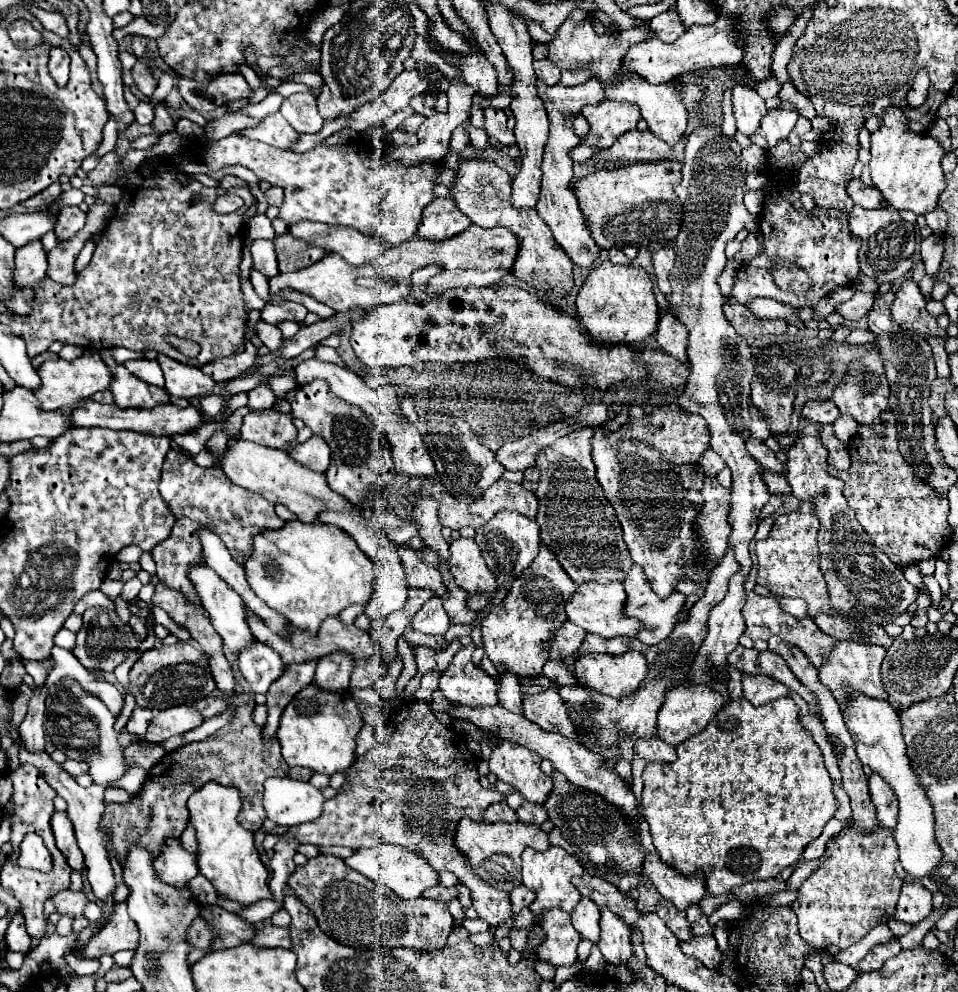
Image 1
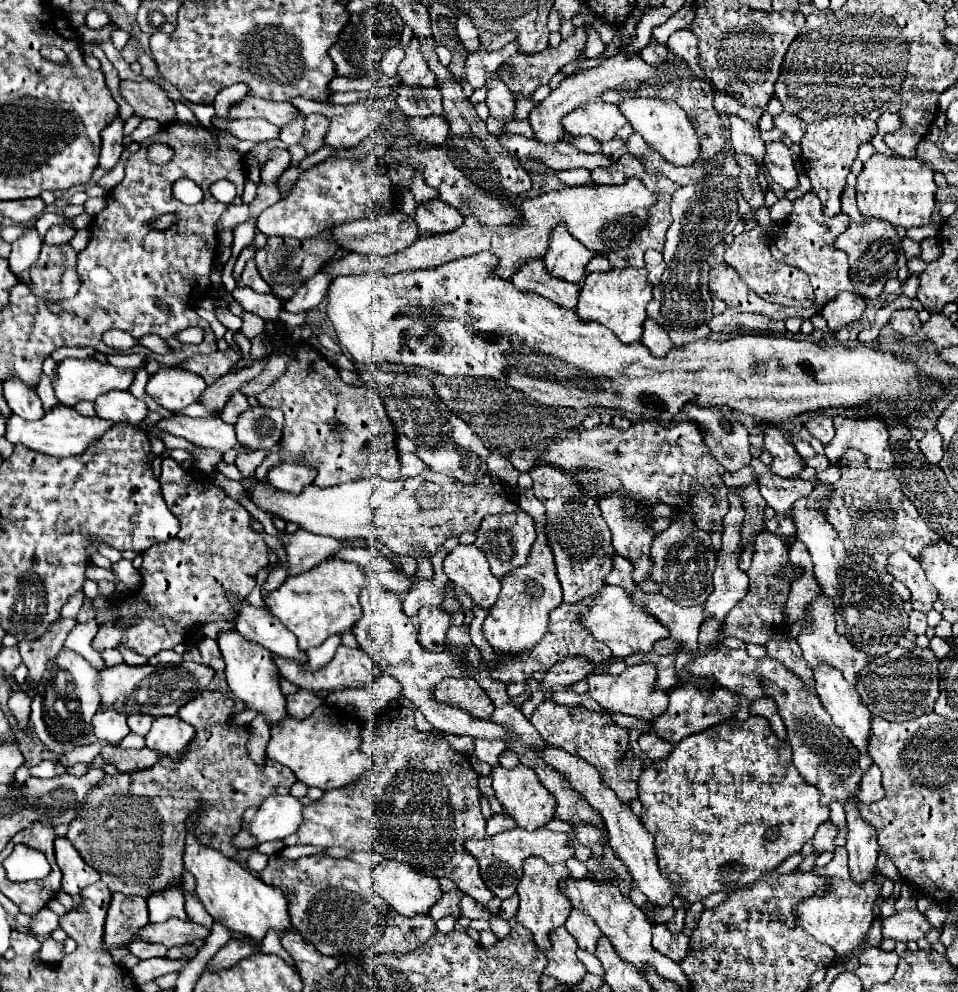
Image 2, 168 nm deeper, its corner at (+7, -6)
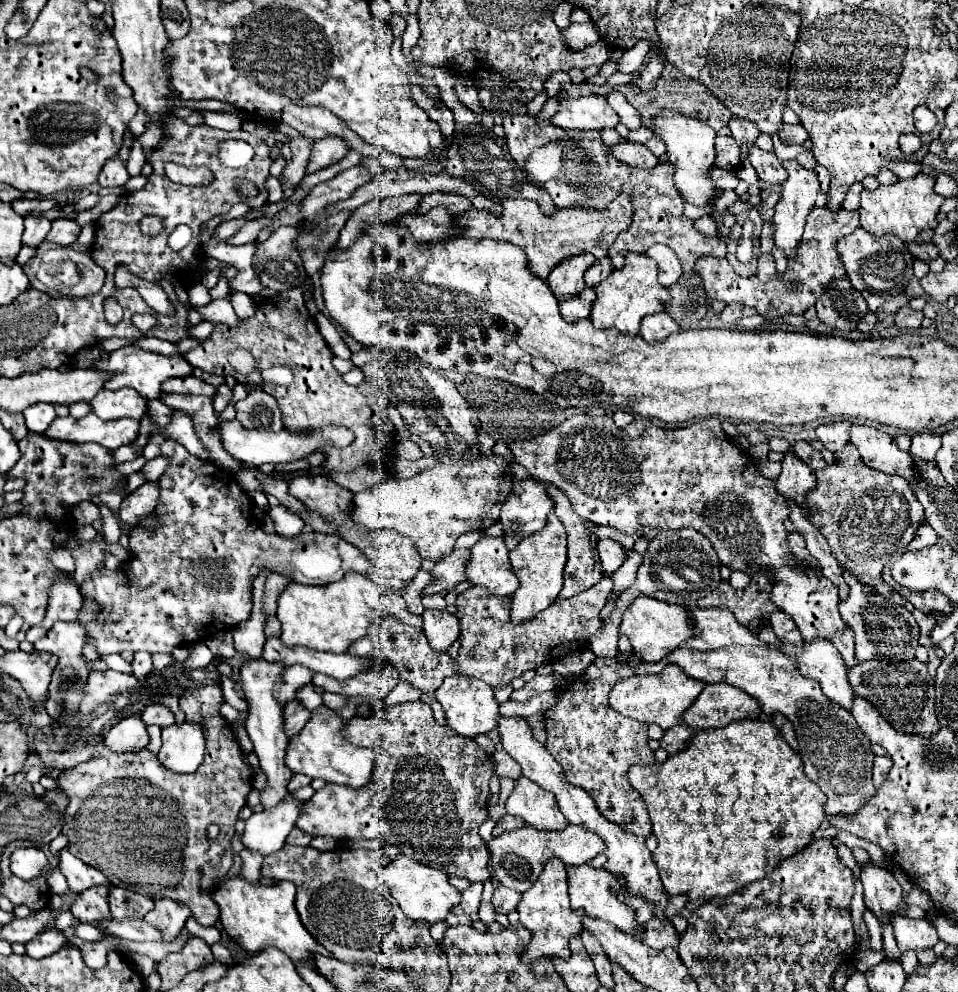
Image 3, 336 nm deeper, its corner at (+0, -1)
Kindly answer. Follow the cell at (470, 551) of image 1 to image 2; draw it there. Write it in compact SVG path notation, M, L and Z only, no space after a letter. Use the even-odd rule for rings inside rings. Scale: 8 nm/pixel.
M457 545L447 557L445 557L445 573L447 577L461 589L465 589L477 607L481 609L491 609L493 603L497 601L499 593L501 593L501 583L497 577L493 577L489 563L485 559L485 555L481 553L481 549L477 549L475 545Z

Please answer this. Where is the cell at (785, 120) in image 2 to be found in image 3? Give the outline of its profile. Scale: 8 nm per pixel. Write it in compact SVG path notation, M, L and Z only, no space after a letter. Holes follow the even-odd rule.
M784 124L784 128L778 132L780 140L786 140L790 144L802 144L808 138L808 132L802 124Z

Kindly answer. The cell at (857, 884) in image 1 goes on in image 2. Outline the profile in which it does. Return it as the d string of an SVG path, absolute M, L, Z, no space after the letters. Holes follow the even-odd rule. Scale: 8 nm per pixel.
M875 871L869 879L863 883L857 883L853 879L831 879L825 881L825 891L817 895L809 895L803 899L795 909L793 915L797 917L797 923L813 935L819 943L825 943L833 947L837 957L851 955L857 945L865 939L871 921L873 921L873 901L881 895L881 883L883 883L883 873Z

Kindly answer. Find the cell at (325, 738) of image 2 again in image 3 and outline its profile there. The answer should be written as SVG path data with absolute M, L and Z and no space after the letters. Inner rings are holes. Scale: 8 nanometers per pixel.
M324 704L312 710L312 718L306 722L306 726L294 736L288 744L286 754L286 766L292 772L306 774L310 778L322 778L330 784L344 784L350 788L362 788L372 778L372 768L376 762L376 752L372 748L358 748L346 742L342 736L342 726L346 722Z

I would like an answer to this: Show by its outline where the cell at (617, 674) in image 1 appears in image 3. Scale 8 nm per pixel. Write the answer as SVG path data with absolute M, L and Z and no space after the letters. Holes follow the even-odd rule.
M666 666L660 674L632 676L616 682L610 692L610 706L622 716L628 716L642 724L658 724L662 730L668 730L680 722L682 714L692 706L704 686L704 682L688 678L678 666Z

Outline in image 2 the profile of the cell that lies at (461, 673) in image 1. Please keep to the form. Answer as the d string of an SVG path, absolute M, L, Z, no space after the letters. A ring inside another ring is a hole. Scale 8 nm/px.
M443 679L435 687L435 699L479 719L489 719L493 713L491 699L473 679Z

